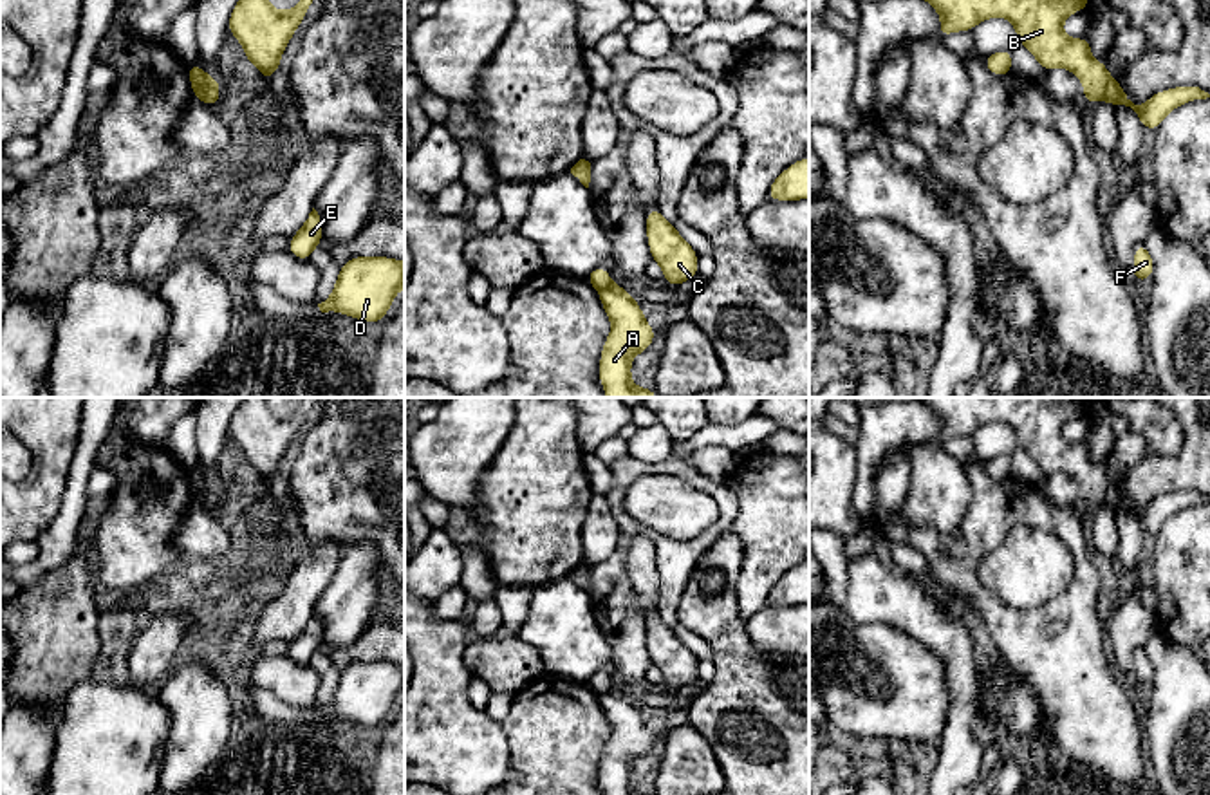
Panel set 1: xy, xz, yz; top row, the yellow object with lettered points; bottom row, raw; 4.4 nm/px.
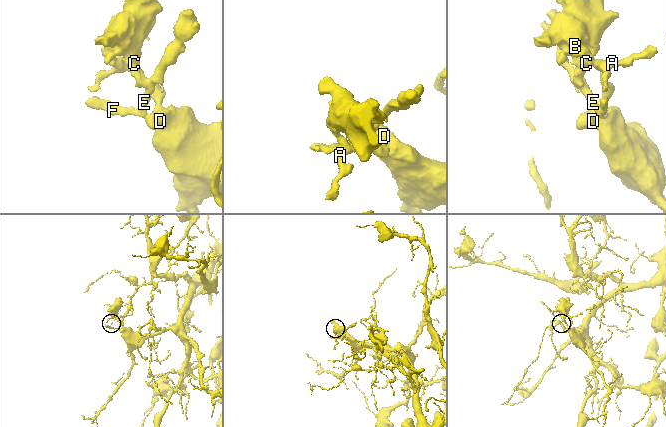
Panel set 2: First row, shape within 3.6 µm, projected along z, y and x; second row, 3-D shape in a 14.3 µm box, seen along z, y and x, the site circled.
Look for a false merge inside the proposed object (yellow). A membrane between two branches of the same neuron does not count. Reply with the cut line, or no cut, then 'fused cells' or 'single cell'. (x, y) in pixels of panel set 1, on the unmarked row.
xy (206, 481), (195, 501) | fused cells

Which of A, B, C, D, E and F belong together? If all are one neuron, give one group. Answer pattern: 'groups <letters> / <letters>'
groups A D / B C E F

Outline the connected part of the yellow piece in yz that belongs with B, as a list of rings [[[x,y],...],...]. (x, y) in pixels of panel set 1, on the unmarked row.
[[[917,398],[943,423],[937,441],[972,435],[979,426],[1004,421],[1019,446],[1047,475],[1073,475],[1084,486],[1089,510],[1105,500],[1111,484],[1107,470],[1094,466],[1087,443],[1067,443],[1062,426],[1089,412],[1087,398]]]

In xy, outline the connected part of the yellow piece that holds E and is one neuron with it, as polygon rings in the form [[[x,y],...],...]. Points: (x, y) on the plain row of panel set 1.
[[[312,613],[305,629],[296,636],[293,643],[289,643],[287,654],[298,665],[311,665],[312,654],[320,649],[321,649],[321,623],[318,616]]]

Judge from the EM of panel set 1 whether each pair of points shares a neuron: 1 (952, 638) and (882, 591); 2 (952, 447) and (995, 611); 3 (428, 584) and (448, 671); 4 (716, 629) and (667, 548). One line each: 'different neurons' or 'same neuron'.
1: same neuron
2: different neurons
3: different neurons
4: different neurons

